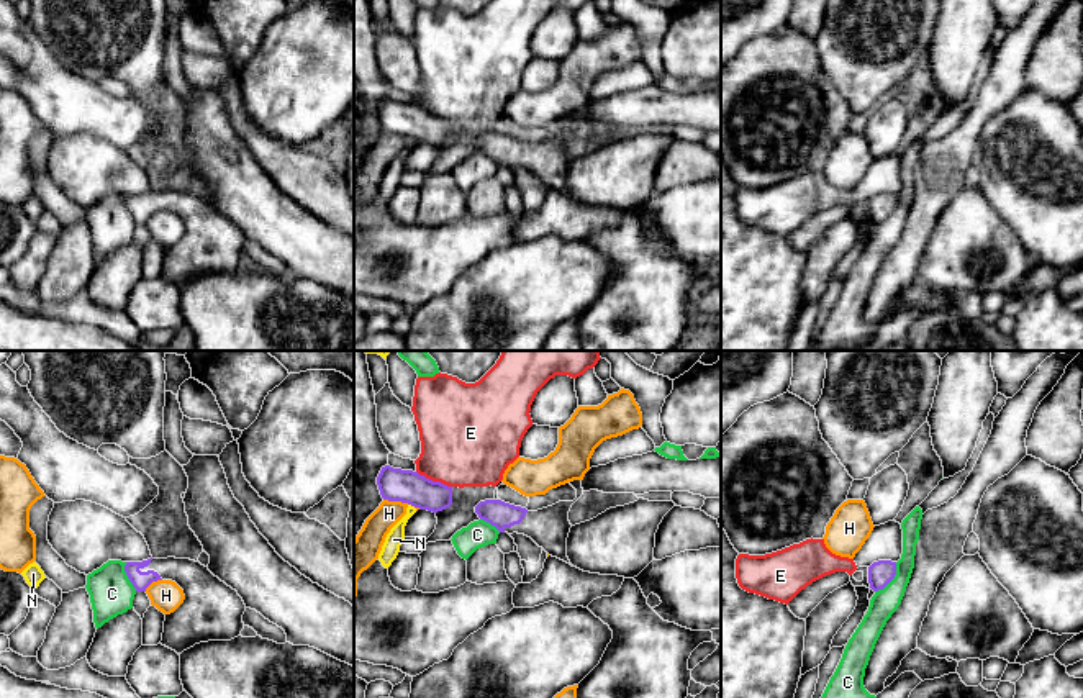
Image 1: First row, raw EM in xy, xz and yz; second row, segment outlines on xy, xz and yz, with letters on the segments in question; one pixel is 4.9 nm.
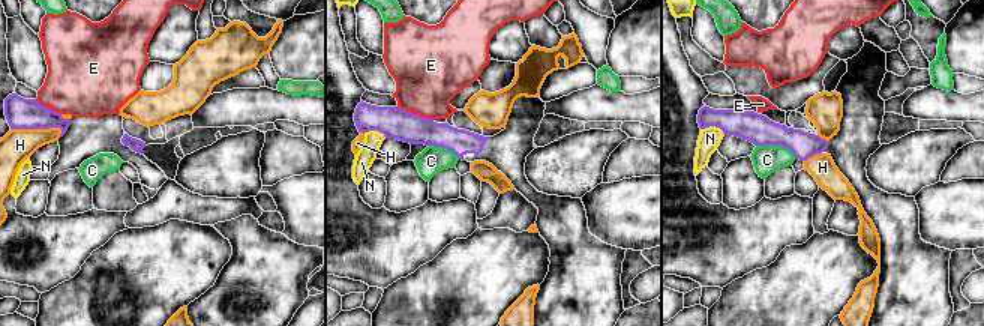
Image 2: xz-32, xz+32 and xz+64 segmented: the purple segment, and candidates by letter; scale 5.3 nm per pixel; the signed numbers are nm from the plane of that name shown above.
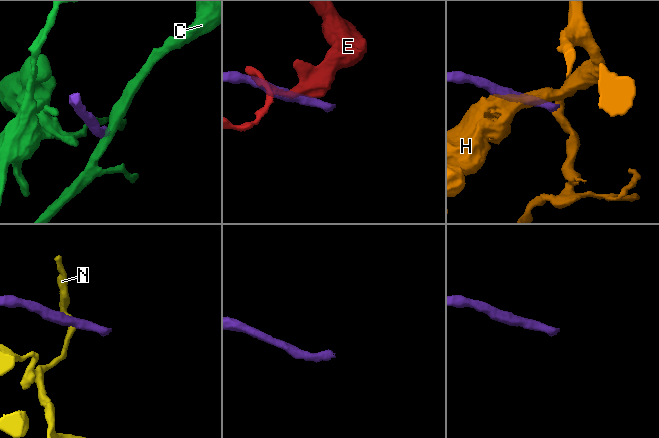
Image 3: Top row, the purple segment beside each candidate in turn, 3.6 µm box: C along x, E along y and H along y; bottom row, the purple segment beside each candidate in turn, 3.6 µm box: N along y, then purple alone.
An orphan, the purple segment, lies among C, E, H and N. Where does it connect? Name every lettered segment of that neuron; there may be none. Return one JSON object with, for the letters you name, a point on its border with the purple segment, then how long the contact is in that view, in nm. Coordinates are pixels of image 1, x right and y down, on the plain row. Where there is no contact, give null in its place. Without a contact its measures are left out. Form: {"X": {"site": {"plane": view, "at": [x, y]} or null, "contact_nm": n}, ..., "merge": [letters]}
{"merge": []}

